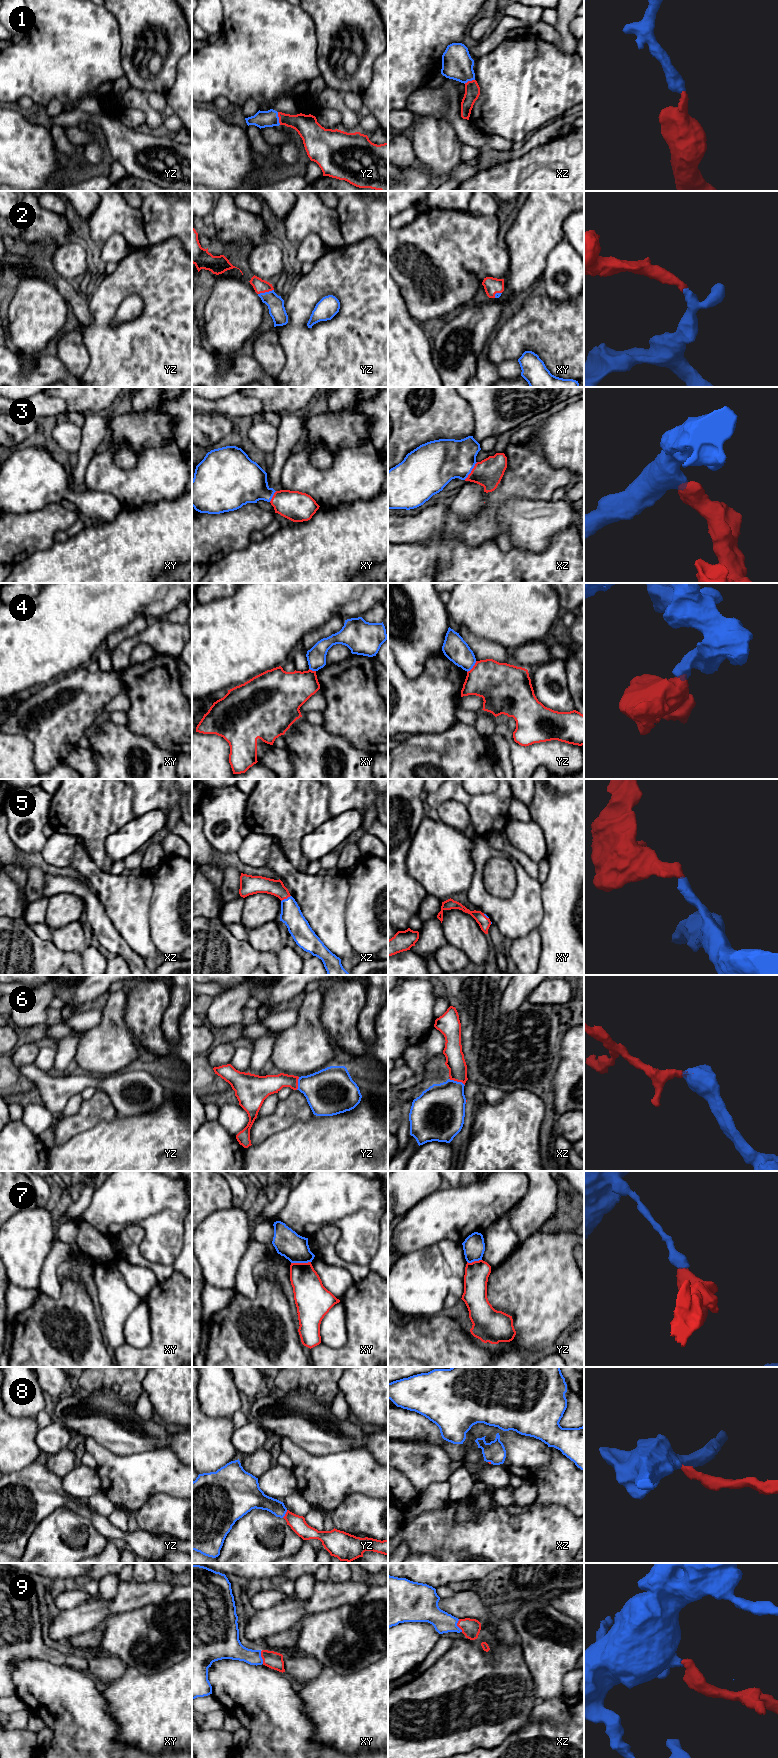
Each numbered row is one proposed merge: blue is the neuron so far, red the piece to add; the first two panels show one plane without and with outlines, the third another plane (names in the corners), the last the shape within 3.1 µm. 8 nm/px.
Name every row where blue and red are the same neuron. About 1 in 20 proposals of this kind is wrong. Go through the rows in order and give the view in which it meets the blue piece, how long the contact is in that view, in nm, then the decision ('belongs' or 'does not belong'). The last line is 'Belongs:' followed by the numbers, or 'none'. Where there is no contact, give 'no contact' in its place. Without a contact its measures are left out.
1: yz | 110 nm | belongs
2: yz | 130 nm | belongs
3: xz | 180 nm | belongs
4: yz | 120 nm | does not belong
5: xz | 90 nm | belongs
6: xz | 140 nm | belongs
7: xy | 160 nm | does not belong
8: yz | 80 nm | belongs
9: xy | 110 nm | belongs
Belongs: 1, 2, 3, 5, 6, 8, 9

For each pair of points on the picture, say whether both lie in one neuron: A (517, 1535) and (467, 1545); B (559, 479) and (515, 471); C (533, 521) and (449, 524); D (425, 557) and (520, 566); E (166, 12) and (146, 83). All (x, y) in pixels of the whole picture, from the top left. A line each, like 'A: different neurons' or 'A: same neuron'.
A: same neuron
B: same neuron
C: same neuron
D: same neuron
E: same neuron

